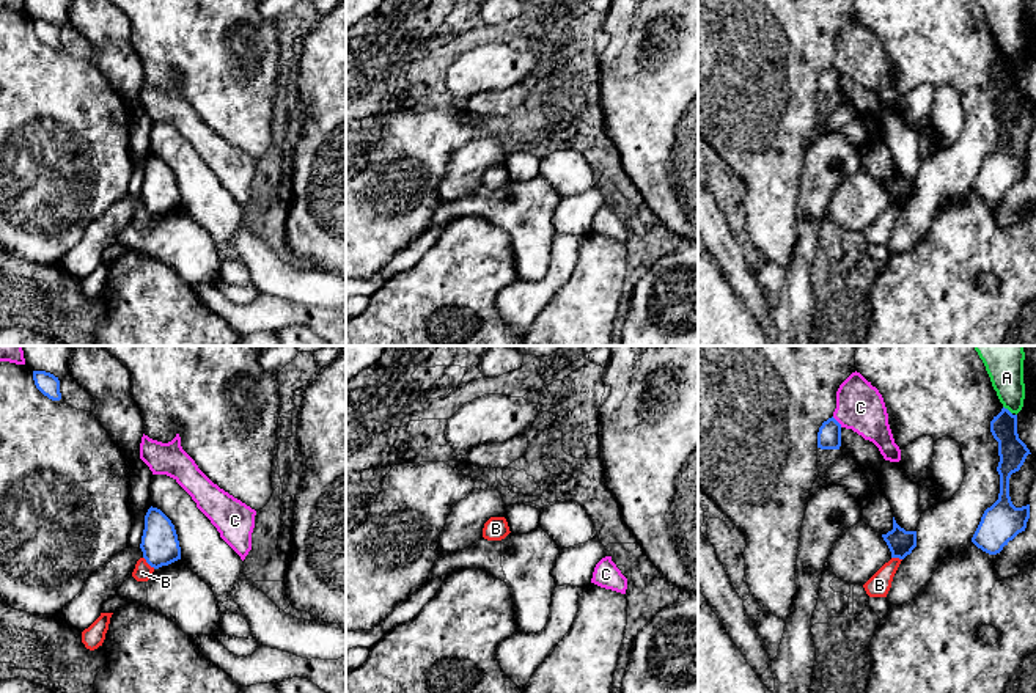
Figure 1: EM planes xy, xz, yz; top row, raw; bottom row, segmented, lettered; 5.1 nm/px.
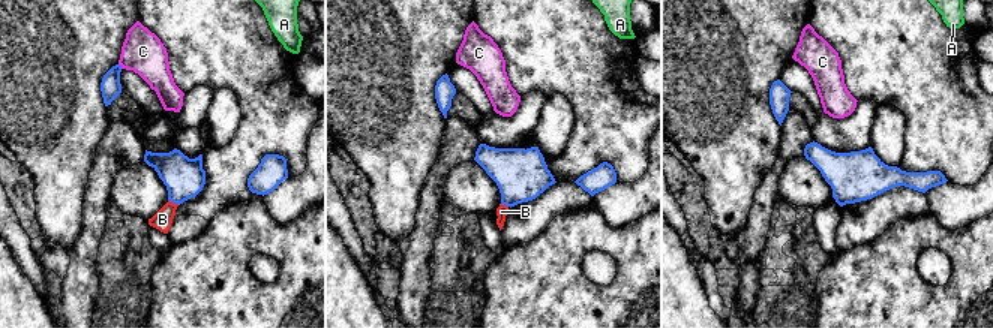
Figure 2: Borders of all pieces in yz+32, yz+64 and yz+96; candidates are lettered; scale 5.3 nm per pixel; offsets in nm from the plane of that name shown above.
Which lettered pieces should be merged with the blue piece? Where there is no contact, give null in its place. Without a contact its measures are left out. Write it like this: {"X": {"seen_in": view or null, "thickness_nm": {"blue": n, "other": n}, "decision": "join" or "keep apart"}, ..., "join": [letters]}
{"A": {"seen_in": "yz", "thickness_nm": {"blue": 150, "other": 180}, "decision": "keep apart"}, "B": {"seen_in": "xy", "thickness_nm": {"blue": 190, "other": 90}, "decision": "keep apart"}, "C": {"seen_in": "yz", "thickness_nm": {"blue": 130, "other": 240}, "decision": "keep apart"}, "join": []}

